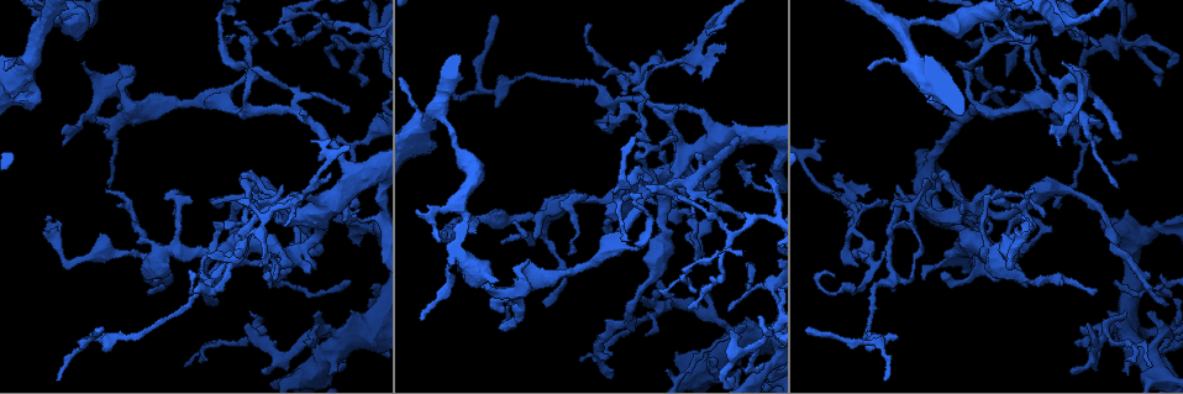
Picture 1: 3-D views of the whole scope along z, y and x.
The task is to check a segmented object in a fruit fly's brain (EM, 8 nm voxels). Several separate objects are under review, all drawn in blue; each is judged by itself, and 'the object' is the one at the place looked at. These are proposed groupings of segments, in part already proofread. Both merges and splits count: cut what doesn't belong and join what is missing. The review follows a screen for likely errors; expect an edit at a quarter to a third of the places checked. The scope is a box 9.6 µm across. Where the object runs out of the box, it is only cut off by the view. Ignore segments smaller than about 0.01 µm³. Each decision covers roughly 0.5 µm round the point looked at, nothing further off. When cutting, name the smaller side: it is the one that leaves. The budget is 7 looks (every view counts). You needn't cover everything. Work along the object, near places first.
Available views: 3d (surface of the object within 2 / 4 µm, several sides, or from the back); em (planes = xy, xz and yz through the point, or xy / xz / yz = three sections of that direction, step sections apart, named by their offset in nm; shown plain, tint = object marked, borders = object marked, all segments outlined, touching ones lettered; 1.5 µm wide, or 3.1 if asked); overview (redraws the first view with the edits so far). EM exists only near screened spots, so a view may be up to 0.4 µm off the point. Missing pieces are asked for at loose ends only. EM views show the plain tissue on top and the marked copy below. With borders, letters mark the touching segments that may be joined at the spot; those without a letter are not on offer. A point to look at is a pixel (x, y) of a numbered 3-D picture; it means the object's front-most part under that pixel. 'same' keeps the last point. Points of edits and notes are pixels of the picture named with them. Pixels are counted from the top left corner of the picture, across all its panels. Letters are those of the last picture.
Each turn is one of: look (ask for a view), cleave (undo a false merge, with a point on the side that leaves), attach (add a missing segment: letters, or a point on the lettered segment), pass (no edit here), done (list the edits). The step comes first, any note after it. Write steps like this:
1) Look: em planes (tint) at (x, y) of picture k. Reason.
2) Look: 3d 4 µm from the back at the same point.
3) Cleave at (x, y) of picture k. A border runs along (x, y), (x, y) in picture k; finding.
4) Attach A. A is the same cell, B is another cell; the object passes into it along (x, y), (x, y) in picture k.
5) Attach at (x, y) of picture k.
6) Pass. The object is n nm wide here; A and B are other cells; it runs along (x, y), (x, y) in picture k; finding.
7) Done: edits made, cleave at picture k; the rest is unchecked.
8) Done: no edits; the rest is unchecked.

Look: 3d 4 µm at (1021, 217) of picture 1. Long arm stops here.

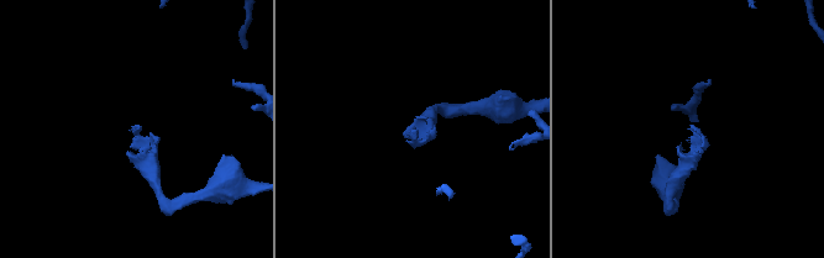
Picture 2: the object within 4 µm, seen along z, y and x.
Look: em planes (borders) at (414, 131) of picture 2. Need the tissue.

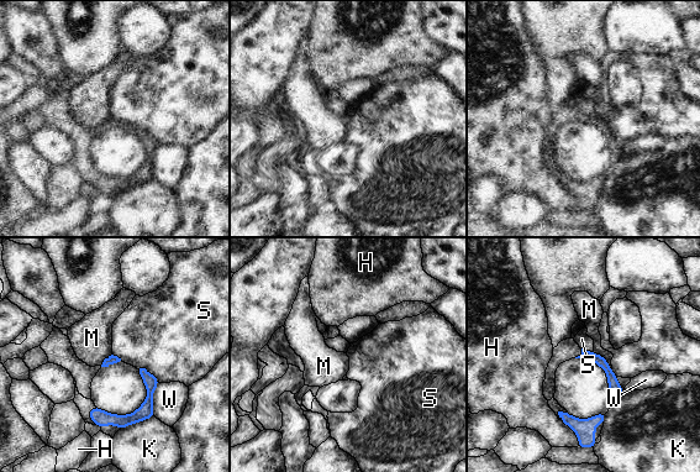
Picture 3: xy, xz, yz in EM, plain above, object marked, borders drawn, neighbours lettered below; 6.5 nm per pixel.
Pass. The longest contact is with K, 240 nm; H, K, M, S and W are other cells; no lettered segment goes on from it.

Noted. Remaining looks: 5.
Look: em yz step 4 (borders) at (1099, 120) of picture 1. An open end.

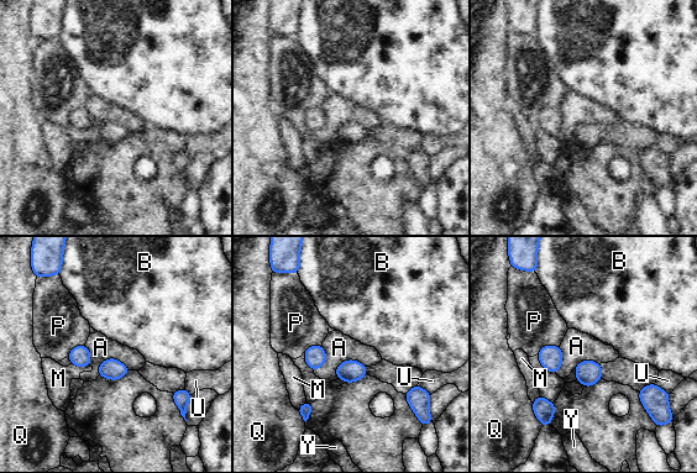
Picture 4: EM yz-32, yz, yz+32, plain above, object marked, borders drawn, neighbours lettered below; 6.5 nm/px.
Look: em planes (borders) at the same point.

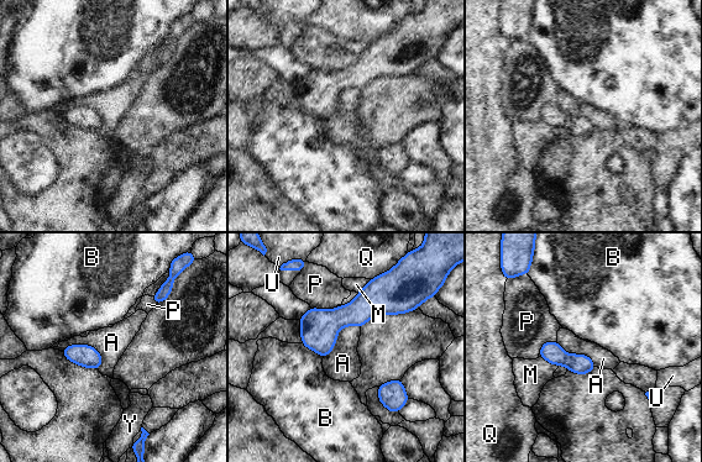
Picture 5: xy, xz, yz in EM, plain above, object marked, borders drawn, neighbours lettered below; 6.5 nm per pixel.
Pass. A, B, M, P, Q, U and Y are other cells; a border runs along (62, 350), (90, 345), (103, 363) in picture 5; none of them fits.

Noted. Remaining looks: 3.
Look: em xz step 4 (tint) at (612, 125) of picture 1. Closes a loop.

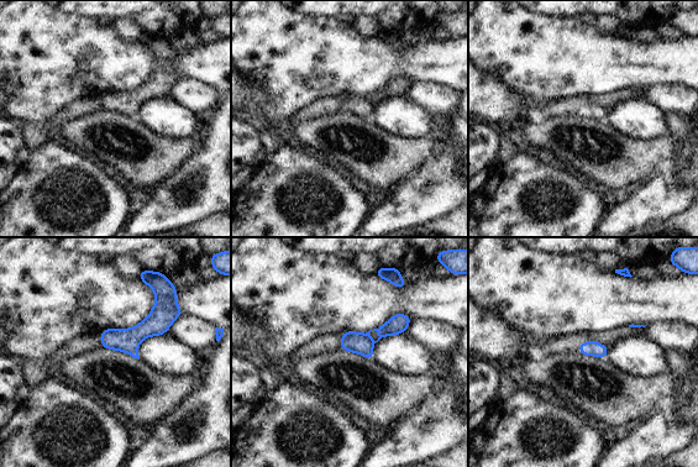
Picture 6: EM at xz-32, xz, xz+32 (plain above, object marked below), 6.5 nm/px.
Look: em planes (borders) at the same point. Cut it another way.

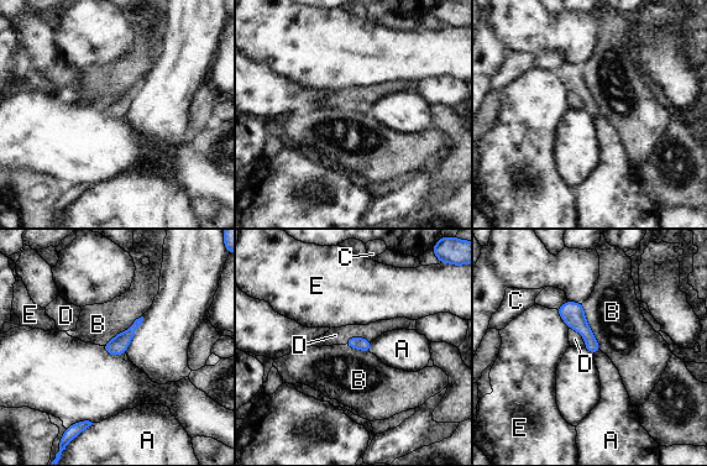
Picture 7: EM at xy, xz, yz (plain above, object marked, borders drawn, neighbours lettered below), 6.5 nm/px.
Pass. The object is 80 nm wide here; A, B, C, D and E are other cells; a border runs along (582, 303), (585, 321), (601, 350) in picture 7; continuous, no second neuron.

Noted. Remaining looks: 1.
Done: no edits; the rest is unchecked.

